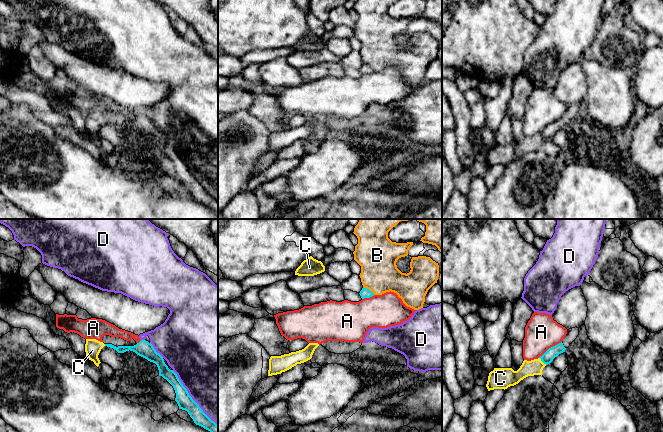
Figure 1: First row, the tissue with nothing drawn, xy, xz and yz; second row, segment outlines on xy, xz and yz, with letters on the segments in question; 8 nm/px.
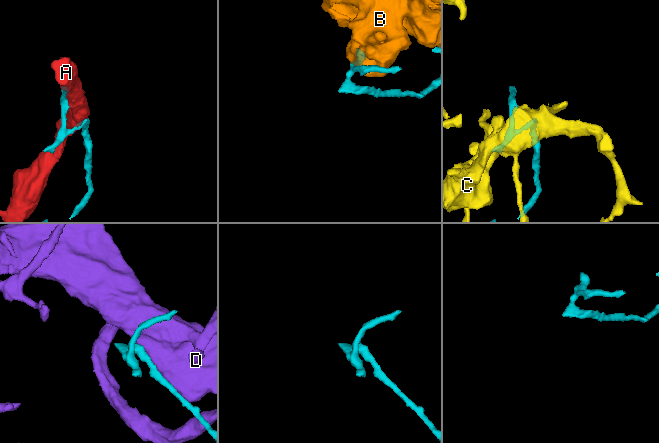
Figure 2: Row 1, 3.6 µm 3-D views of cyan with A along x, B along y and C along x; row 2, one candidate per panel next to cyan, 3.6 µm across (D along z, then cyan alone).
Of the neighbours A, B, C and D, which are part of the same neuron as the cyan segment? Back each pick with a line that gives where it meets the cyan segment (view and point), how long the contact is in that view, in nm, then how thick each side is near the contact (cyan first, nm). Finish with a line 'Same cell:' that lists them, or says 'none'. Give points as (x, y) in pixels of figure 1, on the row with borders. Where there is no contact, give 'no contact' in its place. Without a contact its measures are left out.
Same cell: none

